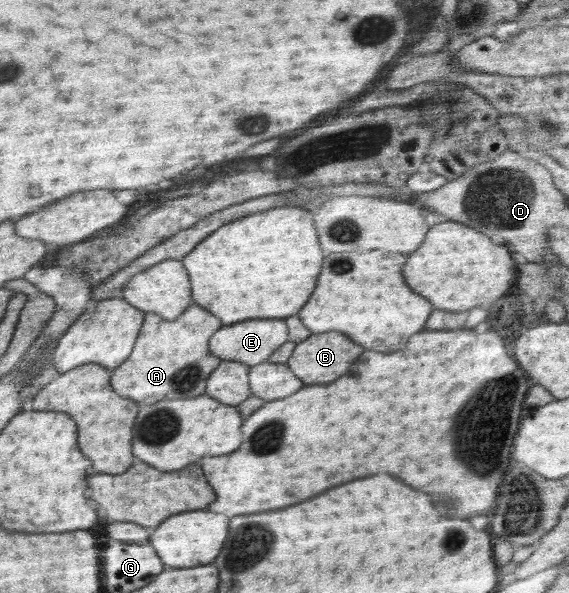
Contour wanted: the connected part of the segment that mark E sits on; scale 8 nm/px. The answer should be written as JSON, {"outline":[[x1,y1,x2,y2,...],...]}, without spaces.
{"outline":[[248,319,230,326,222,326,209,343,209,352,221,360,238,361,249,367,262,364,274,351,288,342,285,319]]}

